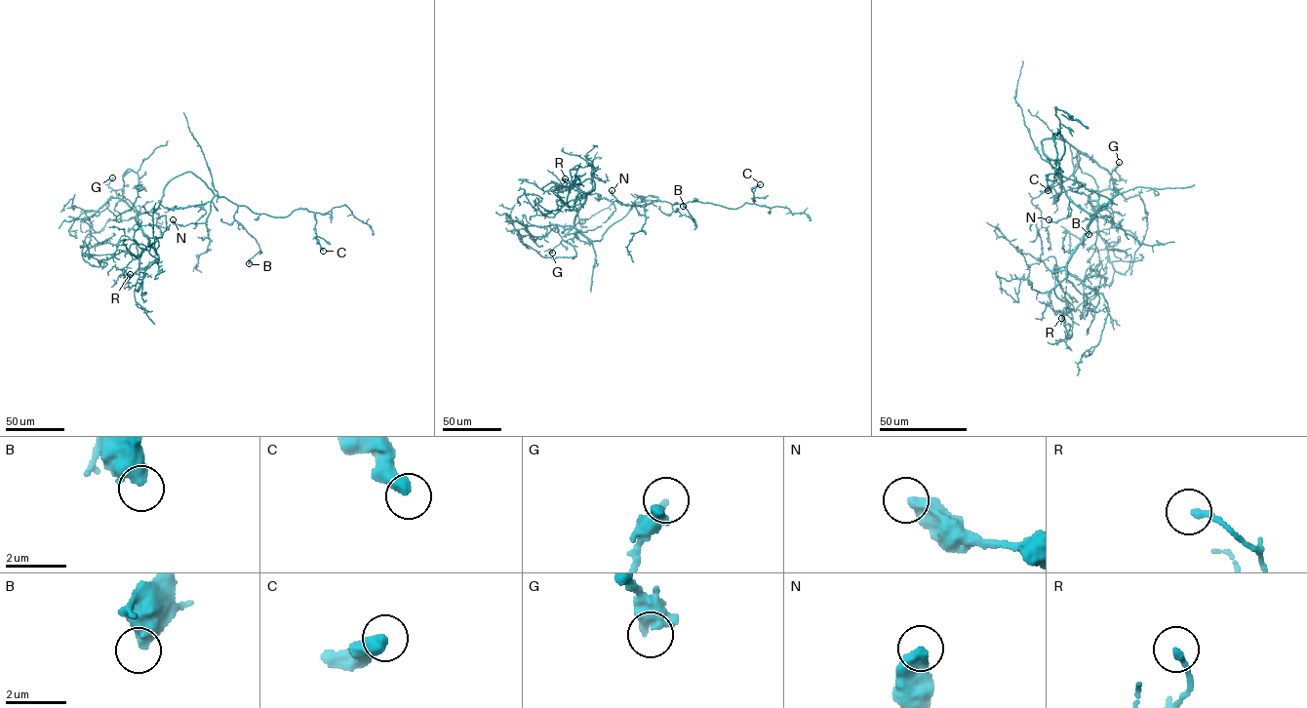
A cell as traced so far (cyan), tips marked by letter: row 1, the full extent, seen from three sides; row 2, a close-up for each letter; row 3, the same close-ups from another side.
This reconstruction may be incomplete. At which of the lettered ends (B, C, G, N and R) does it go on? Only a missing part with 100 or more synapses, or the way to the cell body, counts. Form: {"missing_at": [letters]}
{"missing_at": []}

